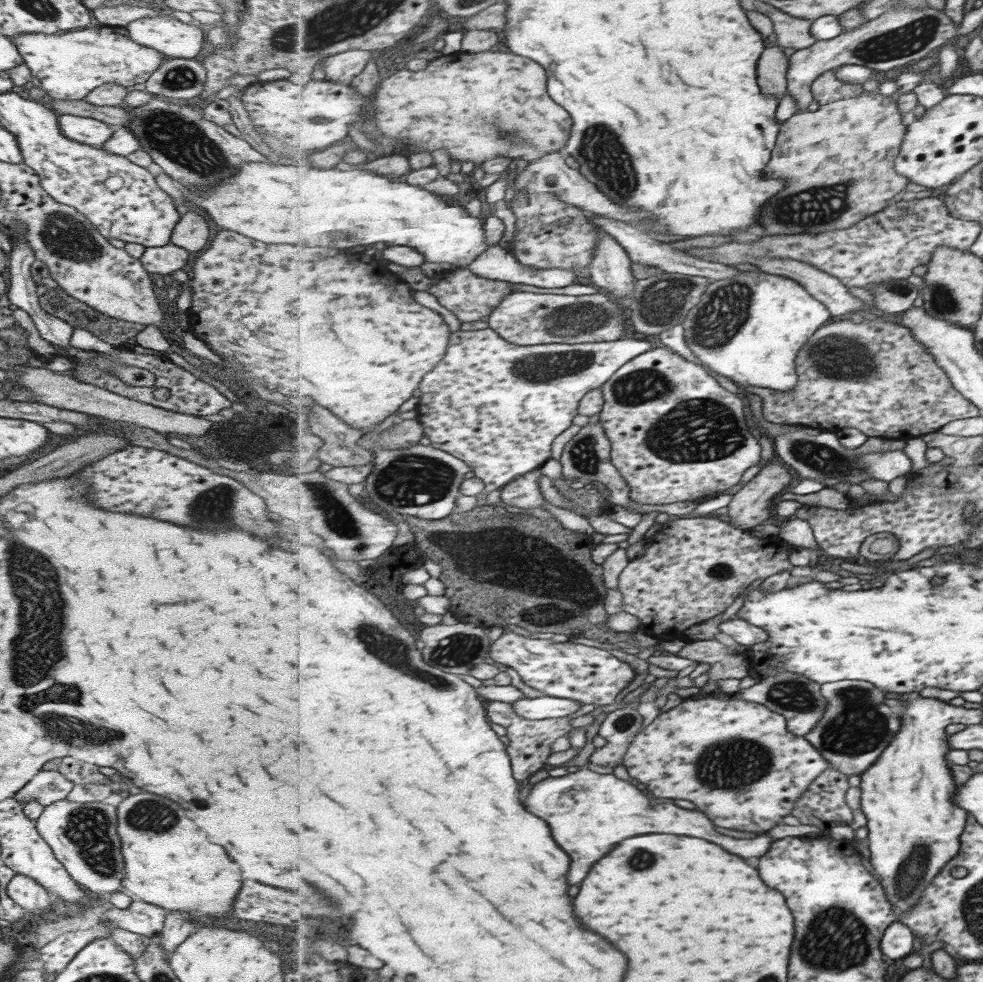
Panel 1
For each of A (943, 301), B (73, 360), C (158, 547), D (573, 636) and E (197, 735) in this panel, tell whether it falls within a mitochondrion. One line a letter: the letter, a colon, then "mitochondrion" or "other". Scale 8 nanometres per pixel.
A: mitochondrion
B: other
C: other
D: other
E: other

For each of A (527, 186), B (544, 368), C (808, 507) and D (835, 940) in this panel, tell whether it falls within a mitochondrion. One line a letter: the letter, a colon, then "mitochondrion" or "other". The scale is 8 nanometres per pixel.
A: other
B: mitochondrion
C: other
D: mitochondrion

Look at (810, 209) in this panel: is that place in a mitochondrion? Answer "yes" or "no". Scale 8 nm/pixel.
yes

